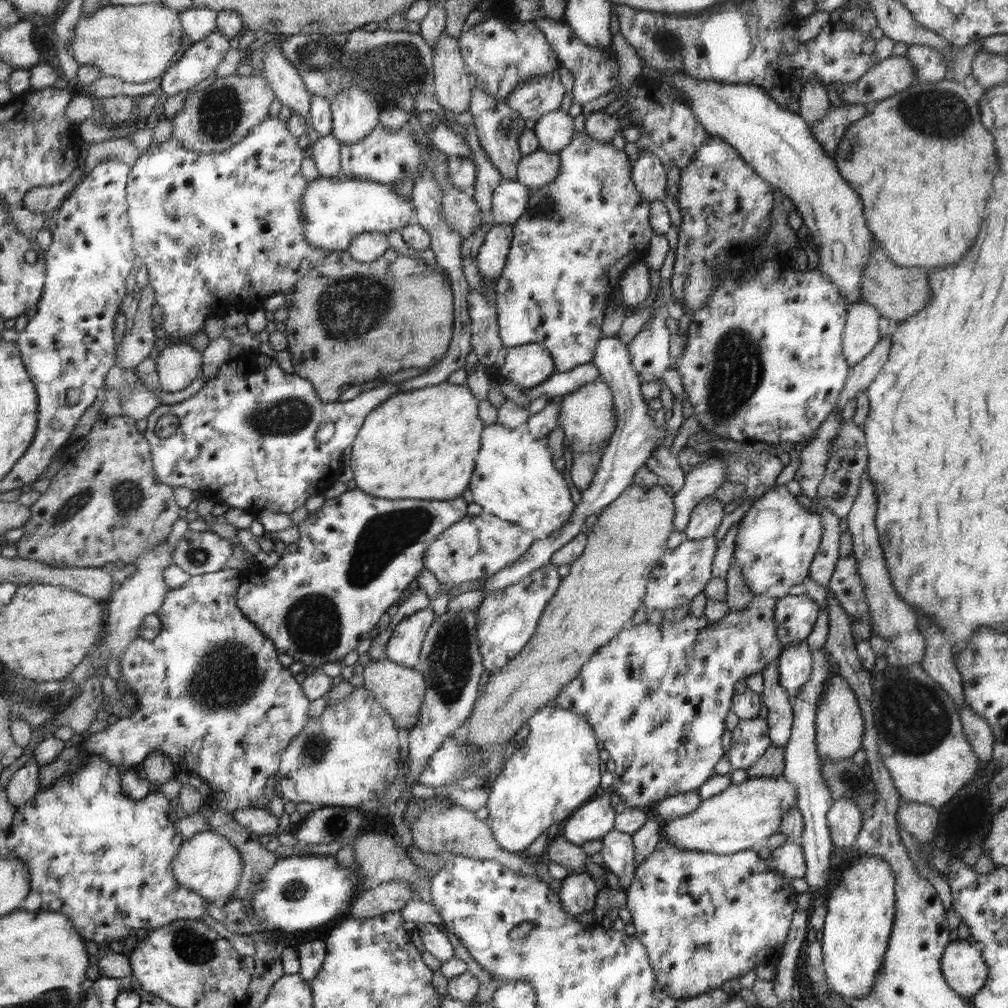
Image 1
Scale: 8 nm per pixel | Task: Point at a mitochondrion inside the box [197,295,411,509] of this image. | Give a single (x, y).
(288, 415)

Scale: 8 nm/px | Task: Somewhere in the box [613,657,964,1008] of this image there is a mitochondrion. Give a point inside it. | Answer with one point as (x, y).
(929, 724)

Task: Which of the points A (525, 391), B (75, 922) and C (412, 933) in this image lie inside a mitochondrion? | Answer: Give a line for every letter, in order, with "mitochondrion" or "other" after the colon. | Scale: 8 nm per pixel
A: other
B: other
C: other

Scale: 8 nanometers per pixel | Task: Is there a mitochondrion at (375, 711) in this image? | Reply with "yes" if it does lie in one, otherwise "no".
no

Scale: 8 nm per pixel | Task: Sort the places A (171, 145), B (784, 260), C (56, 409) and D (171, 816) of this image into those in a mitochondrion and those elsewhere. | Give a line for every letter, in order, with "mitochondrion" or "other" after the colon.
A: other
B: other
C: other
D: other

